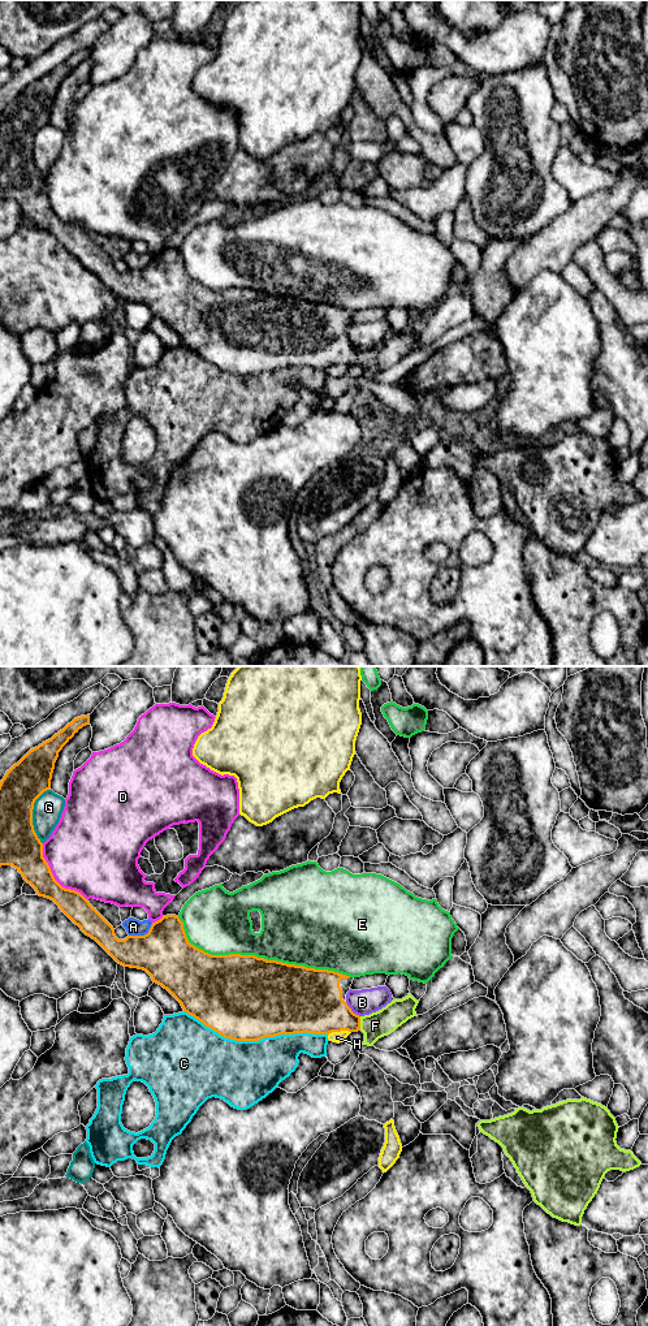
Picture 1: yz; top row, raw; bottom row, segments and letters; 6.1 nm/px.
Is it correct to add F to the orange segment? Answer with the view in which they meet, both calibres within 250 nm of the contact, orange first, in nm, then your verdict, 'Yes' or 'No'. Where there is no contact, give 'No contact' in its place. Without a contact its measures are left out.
Touches orange in yz. Thickness 300 nm (orange) against 160 nm. Yes

